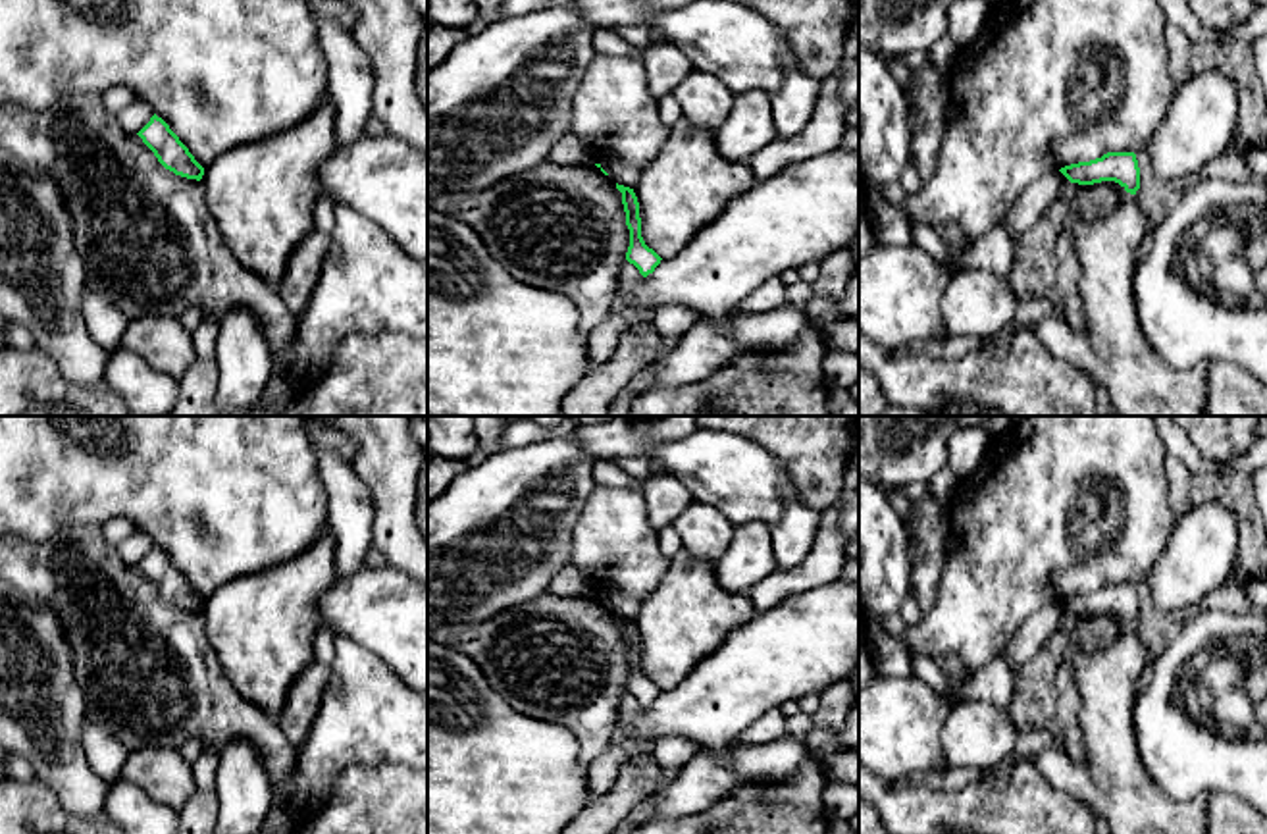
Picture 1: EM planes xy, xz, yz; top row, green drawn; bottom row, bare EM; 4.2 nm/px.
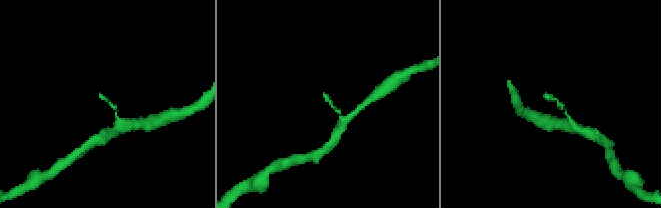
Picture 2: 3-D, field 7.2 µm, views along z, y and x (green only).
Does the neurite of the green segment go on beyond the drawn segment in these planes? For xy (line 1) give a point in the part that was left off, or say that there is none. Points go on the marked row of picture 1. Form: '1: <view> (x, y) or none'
1: none

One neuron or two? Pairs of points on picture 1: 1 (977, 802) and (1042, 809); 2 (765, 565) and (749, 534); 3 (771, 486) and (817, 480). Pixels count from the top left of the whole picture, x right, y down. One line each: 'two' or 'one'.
1: one
2: one
3: two

